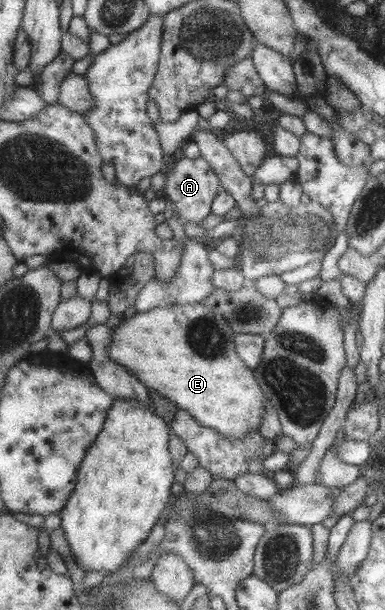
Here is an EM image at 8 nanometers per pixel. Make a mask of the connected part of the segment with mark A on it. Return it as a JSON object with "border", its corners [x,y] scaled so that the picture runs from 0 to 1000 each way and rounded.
{"border":[[[475,257],[462,264],[444,261],[434,267],[429,284],[436,287],[431,300],[431,320],[434,330],[460,344],[465,359],[486,366],[522,366],[525,359],[532,359],[543,349],[551,349],[551,336],[556,326],[571,318],[569,285],[543,269],[543,264],[532,262],[532,257],[517,257],[506,262],[491,257]]]}

